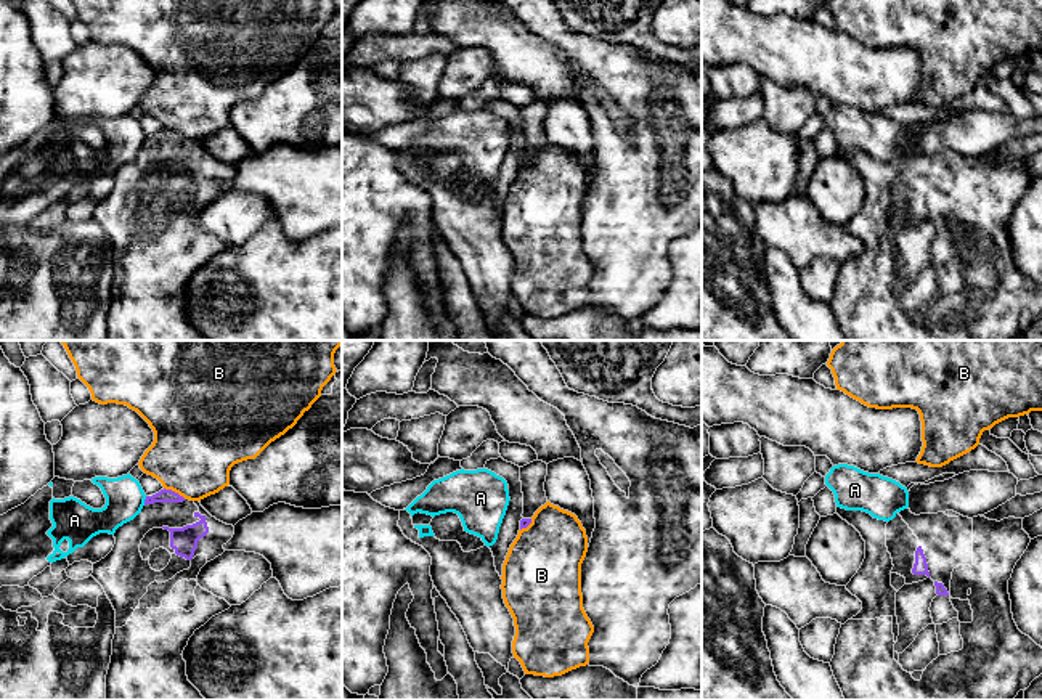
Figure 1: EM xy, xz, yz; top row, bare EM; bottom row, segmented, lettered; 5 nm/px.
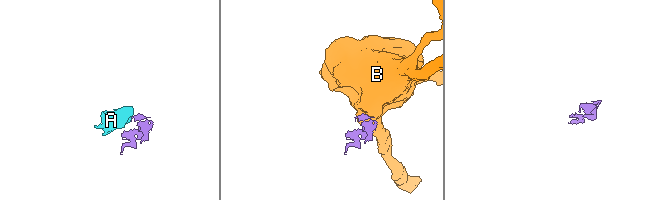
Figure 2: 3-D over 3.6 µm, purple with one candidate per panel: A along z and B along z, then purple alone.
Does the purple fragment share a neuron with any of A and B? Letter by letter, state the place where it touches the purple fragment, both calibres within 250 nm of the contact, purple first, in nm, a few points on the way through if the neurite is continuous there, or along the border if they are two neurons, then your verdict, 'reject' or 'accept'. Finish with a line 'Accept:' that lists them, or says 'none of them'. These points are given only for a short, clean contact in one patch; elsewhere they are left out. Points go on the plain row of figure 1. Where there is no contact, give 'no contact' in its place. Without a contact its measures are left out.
A: xy (145, 142) | 70/190 nm | along xy (146, 137), (143, 145) | reject
B: xy (174, 132) | 70/420 nm | along xy (164, 127), (185, 138) | reject
Accept: none of them

